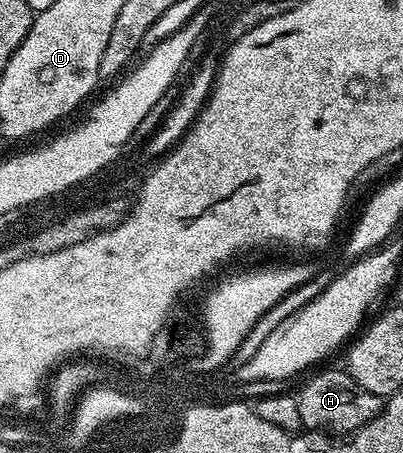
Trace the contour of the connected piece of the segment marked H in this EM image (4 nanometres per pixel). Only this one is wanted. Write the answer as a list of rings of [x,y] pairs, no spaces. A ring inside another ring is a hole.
[[[343,368],[313,372],[296,397],[301,426],[308,431],[327,431],[332,435],[351,435],[374,419],[384,408],[385,398],[366,391]]]

